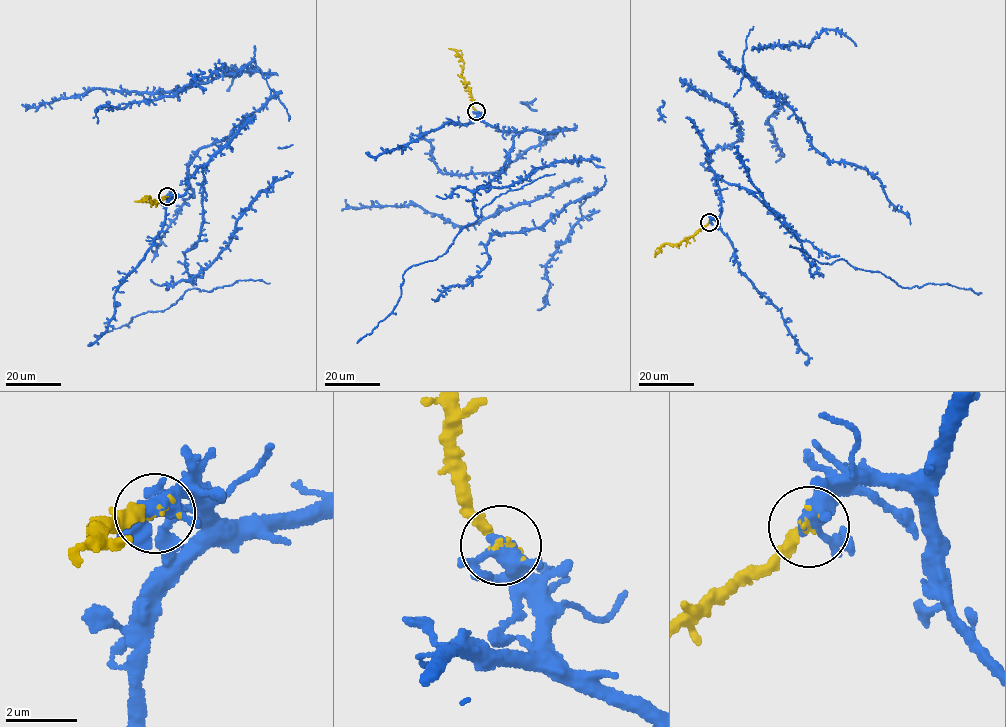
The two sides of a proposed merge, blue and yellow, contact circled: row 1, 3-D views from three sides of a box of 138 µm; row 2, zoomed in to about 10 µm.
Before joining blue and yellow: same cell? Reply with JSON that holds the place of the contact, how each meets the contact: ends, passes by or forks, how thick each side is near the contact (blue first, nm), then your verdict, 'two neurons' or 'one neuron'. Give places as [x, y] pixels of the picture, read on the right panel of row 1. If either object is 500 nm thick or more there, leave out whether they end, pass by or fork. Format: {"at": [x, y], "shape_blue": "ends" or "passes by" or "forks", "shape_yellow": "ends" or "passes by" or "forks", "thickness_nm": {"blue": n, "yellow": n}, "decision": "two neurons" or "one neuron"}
{"at": [709, 222], "shape_blue": "forks", "shape_yellow": "ends", "thickness_nm": {"blue": 360, "yellow": 240}, "decision": "one neuron"}

